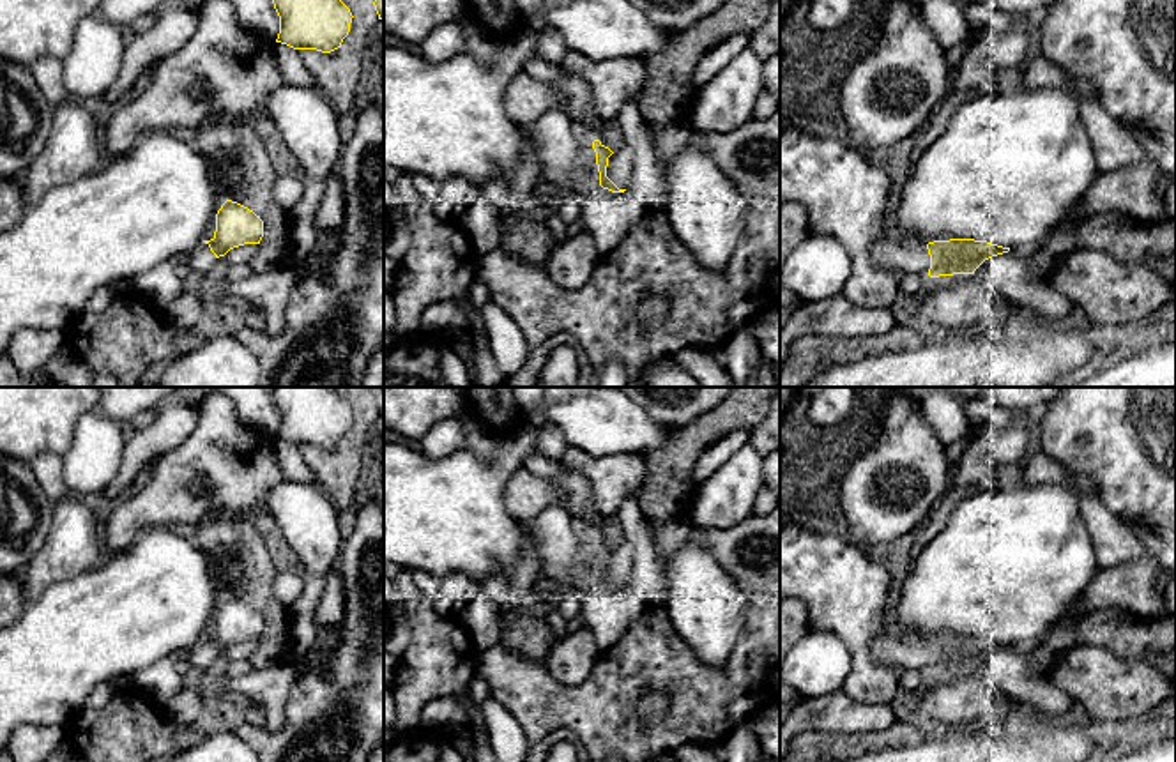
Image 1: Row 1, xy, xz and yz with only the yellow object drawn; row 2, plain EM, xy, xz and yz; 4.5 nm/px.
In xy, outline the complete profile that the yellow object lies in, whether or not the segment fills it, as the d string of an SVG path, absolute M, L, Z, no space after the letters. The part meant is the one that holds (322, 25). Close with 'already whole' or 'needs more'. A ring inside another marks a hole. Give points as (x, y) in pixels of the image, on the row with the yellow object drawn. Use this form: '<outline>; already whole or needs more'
M272 0L279 16L276 42L331 53L350 32L352 12L341 0Z; already whole

